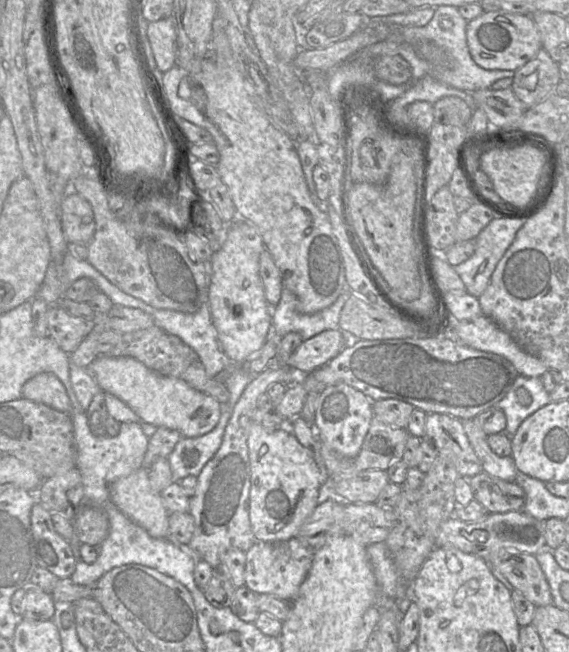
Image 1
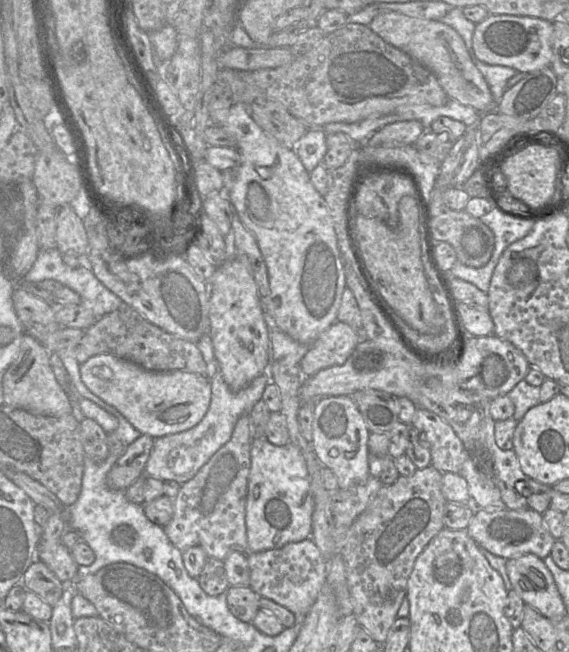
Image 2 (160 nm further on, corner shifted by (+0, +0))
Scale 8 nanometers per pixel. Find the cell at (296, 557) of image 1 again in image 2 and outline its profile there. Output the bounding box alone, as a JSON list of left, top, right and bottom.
[247,537,326,618]

